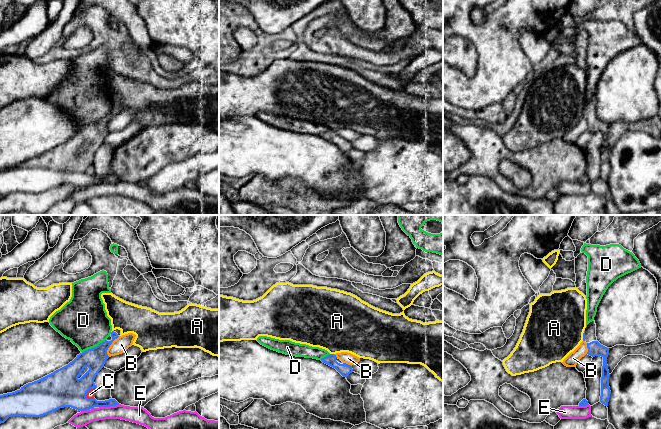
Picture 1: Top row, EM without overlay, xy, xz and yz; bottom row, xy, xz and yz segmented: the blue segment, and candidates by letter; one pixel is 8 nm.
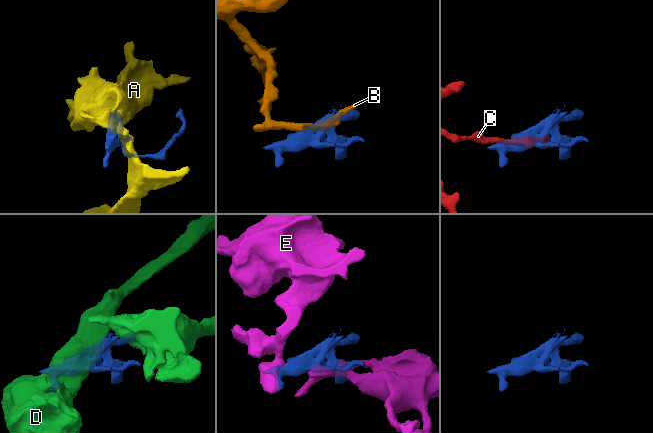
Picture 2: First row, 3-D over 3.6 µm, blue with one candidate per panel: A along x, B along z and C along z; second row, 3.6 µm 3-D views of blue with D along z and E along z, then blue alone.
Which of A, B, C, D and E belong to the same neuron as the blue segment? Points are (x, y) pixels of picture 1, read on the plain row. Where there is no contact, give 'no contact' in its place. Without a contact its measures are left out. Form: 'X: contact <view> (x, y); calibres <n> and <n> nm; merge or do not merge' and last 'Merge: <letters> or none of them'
A: contact xz (332, 130); calibres 100 and 460 nm; do not merge
B: contact xy (108, 123); calibres 170 and 120 nm; do not merge
C: contact xy (87, 167); calibres 300 and 70 nm; merge
D: contact xy (94, 123); calibres 170 and 380 nm; do not merge
E: contact xy (109, 182); calibres 140 and 130 nm; do not merge
Merge: C

